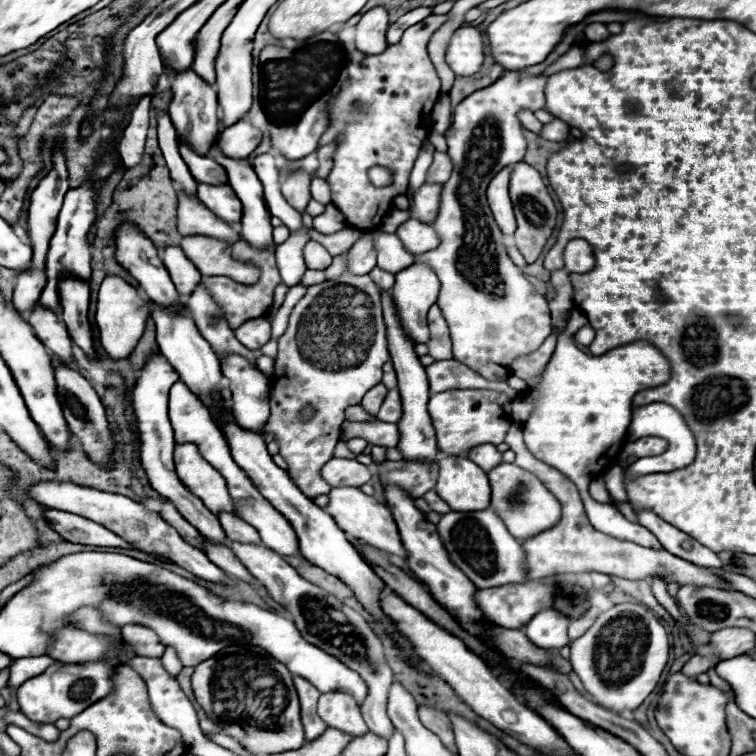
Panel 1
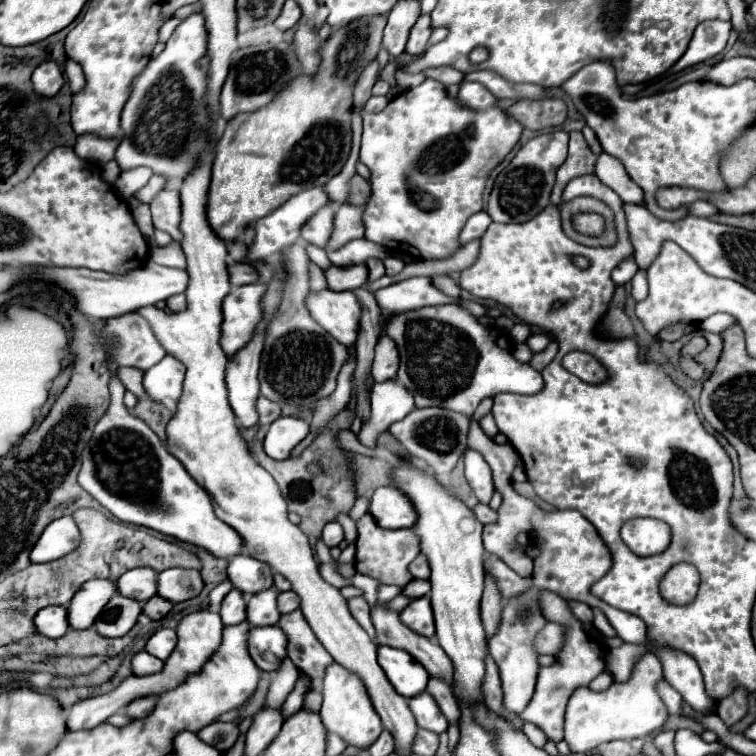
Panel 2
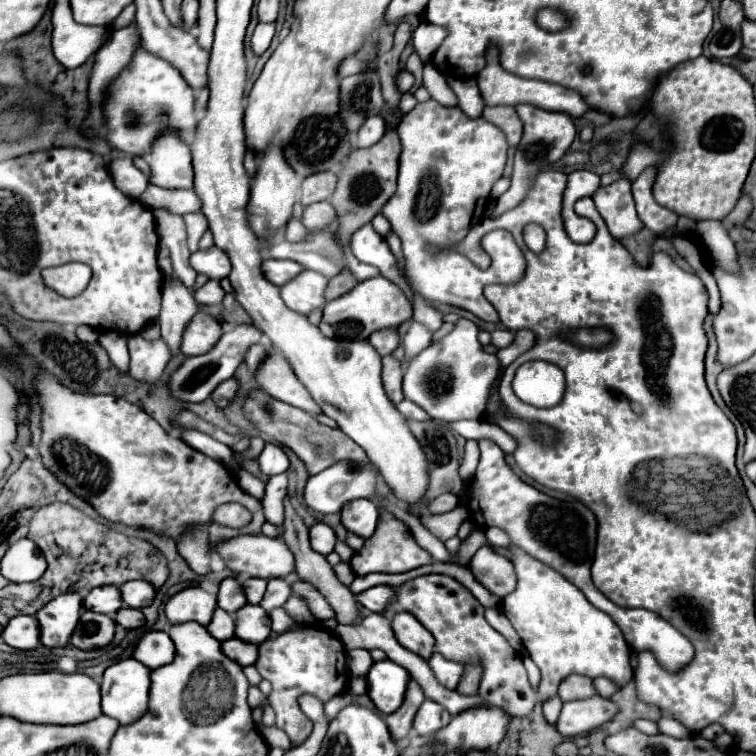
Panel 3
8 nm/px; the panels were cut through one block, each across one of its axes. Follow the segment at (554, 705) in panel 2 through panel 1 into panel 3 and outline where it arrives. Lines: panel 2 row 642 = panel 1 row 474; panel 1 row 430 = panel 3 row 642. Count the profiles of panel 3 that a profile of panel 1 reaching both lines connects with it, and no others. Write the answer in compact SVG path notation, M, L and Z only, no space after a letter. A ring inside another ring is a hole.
M514 546L510 548L512 562L518 574L518 586L512 594L508 594L502 601L502 612L518 632L518 636L524 642L526 652L534 660L534 664L540 668L540 684L538 684L538 700L546 702L548 698L558 696L558 684L570 676L570 674L584 674L590 678L606 676L614 680L618 686L624 686L626 682L632 680L632 668L630 668L630 646L626 644L620 628L614 624L614 620L608 614L602 614L598 608L594 608L586 596L572 584L568 582L562 574L552 570L550 566L538 562L536 558L528 556L522 548Z

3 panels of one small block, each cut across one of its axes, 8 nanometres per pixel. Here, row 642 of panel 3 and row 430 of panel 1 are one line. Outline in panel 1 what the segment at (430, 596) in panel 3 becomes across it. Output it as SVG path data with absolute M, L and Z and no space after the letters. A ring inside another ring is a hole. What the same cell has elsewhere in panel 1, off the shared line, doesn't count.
M452 390L432 394L428 402L428 412L436 430L438 448L452 456L464 456L470 448L478 444L502 444L506 432L514 422L512 402L514 398L498 390Z

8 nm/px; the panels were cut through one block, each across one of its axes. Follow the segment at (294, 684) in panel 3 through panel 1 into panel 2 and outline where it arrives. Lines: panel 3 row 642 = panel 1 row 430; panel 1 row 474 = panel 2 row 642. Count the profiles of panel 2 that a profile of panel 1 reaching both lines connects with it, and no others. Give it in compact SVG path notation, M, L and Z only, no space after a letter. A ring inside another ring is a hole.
M294 610L284 614L278 624L288 634L288 656L294 666L312 678L324 678L324 670L332 664L332 656L322 648L302 612Z

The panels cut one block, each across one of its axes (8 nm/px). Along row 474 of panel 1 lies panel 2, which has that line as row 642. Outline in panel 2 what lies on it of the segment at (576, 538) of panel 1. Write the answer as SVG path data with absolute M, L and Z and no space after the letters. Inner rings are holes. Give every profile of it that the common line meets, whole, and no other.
M548 622L544 626L544 630L536 636L536 652L538 654L552 654L556 656L564 644L564 628L560 624L554 624L554 622Z

